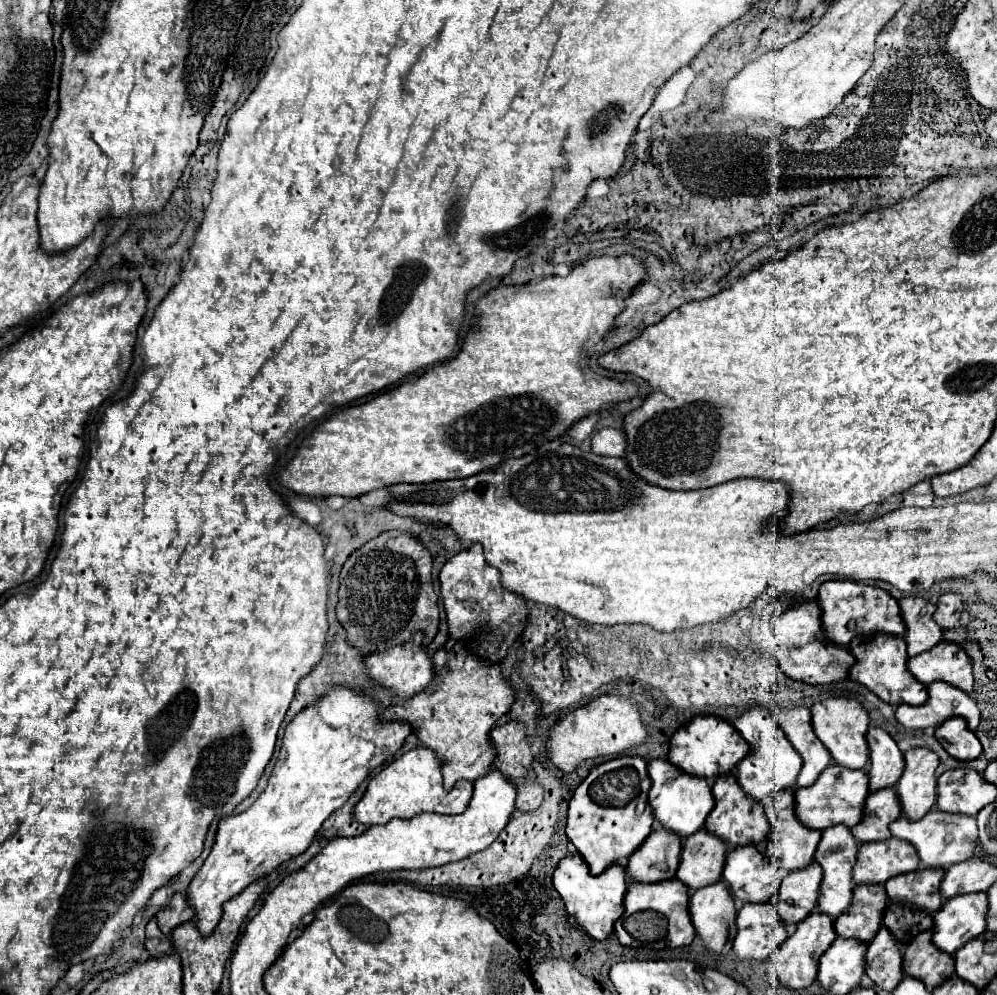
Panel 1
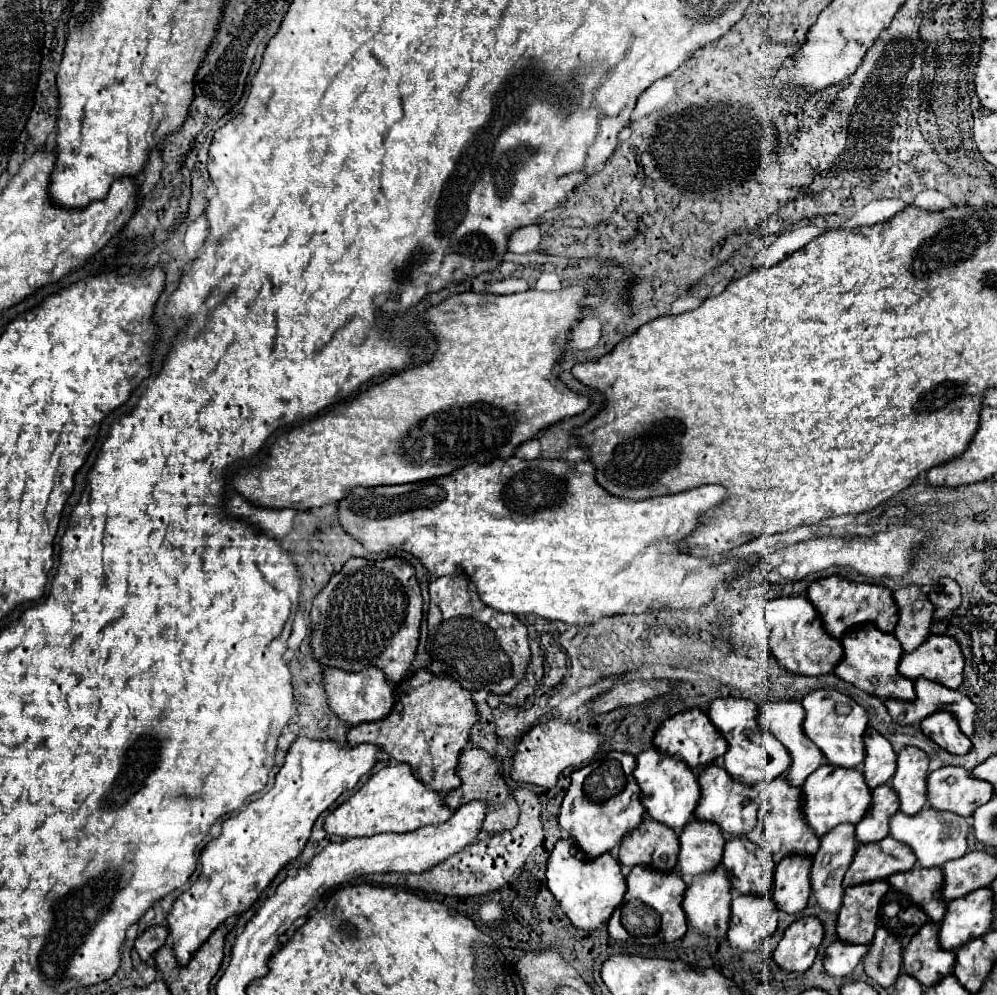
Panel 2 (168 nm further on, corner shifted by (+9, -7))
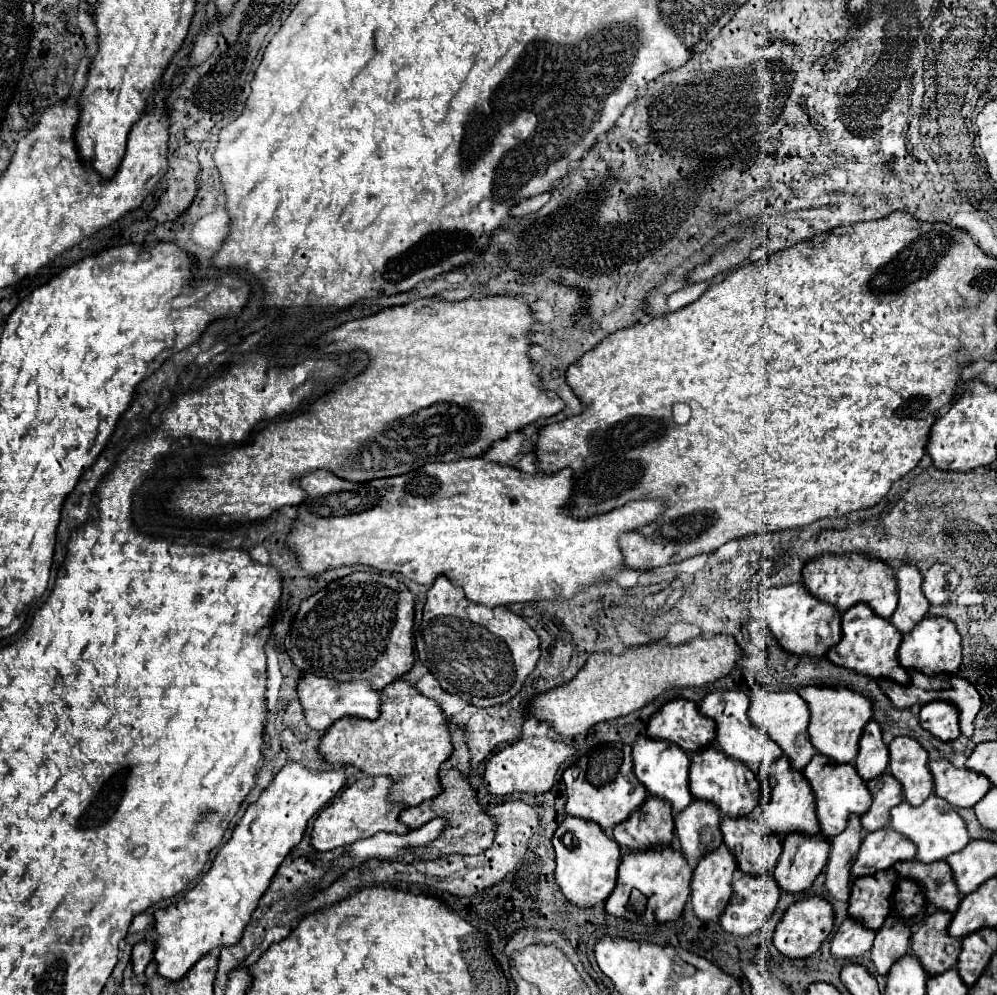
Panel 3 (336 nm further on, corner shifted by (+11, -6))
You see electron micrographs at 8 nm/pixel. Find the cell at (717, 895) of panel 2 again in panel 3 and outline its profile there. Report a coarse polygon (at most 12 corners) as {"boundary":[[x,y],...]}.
{"boundary":[[725,845],[701,857],[689,897],[699,919],[719,921],[737,861]]}

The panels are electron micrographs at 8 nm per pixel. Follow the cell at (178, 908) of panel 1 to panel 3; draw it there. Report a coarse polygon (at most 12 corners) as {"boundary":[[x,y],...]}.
{"boundary":[[141,941],[131,951],[135,977],[143,971],[153,959],[153,943]]}

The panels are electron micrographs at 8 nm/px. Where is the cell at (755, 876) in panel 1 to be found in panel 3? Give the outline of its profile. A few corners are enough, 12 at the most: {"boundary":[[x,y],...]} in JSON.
{"boundary":[[749,817],[721,819],[723,841],[743,873],[765,875],[781,841],[757,835]]}

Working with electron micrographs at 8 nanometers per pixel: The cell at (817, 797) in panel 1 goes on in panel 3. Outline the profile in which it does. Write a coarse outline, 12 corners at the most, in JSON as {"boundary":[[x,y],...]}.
{"boundary":[[817,753],[803,769],[825,837],[851,813],[871,807],[871,793],[851,763]]}

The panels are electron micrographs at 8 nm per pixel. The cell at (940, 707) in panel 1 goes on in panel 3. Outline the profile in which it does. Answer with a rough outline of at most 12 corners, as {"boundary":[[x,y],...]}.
{"boundary":[[909,671],[909,685],[879,679],[897,709],[949,701],[961,733],[973,735],[981,695],[961,675]]}

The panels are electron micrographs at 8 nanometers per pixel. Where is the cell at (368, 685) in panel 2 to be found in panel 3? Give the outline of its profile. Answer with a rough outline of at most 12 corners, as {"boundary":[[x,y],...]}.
{"boundary":[[303,673],[297,695],[311,729],[379,717],[369,681]]}

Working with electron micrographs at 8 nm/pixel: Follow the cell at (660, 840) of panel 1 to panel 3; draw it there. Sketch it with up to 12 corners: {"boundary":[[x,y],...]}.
{"boundary":[[649,795],[615,841],[633,851],[671,845],[673,811]]}

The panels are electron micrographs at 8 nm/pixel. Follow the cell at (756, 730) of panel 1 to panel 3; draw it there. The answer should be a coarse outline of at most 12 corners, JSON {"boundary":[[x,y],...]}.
{"boundary":[[715,691],[699,711],[721,751],[767,777],[783,751],[749,721],[743,691]]}

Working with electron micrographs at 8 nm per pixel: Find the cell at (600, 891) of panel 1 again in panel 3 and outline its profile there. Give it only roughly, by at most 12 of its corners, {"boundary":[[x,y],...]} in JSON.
{"boundary":[[593,821],[553,835],[555,879],[579,907],[615,889],[619,845]]}

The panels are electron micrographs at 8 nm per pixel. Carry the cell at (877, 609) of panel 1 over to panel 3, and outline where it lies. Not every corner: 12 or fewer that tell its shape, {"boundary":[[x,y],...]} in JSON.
{"boundary":[[865,553],[817,557],[805,587],[839,611],[897,607],[893,567]]}

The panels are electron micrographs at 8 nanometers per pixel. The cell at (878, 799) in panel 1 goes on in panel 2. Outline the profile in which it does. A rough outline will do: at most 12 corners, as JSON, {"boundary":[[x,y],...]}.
{"boundary":[[893,788],[873,790],[873,802],[855,824],[859,844],[889,834],[889,818],[899,810]]}

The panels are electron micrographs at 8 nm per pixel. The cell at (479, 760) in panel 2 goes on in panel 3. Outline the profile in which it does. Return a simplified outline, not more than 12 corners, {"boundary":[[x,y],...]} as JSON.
{"boundary":[[441,769],[441,793],[401,811],[409,829],[435,817],[441,835],[411,849],[419,859],[477,855],[495,823],[467,777]]}

